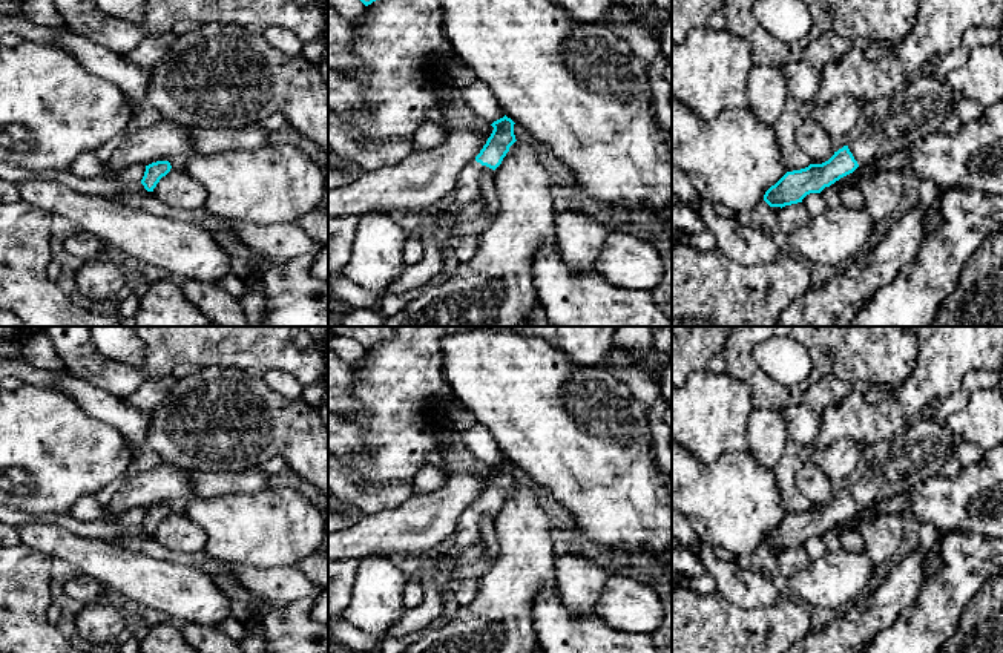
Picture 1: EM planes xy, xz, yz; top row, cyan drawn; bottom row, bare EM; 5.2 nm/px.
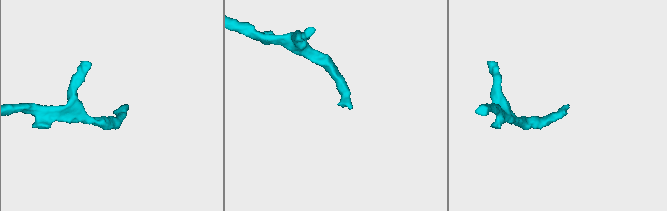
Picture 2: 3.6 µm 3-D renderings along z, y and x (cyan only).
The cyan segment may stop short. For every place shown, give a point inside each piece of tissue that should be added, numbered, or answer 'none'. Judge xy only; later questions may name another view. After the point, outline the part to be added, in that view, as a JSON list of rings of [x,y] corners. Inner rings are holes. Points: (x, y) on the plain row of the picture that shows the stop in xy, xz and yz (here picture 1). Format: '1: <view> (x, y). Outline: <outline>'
none

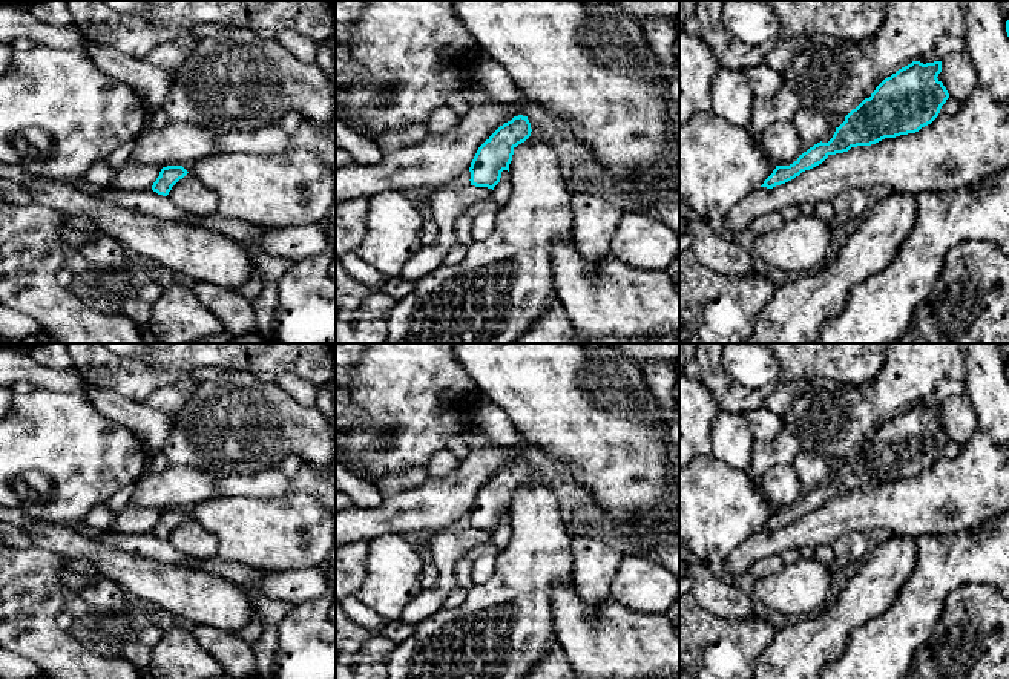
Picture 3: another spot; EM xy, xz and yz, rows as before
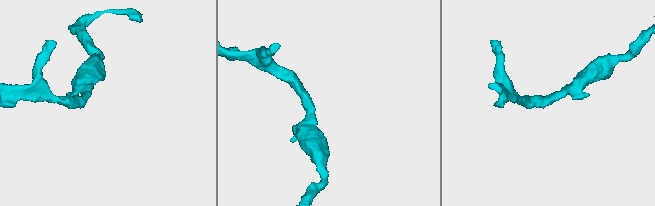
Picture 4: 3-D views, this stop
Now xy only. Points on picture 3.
none

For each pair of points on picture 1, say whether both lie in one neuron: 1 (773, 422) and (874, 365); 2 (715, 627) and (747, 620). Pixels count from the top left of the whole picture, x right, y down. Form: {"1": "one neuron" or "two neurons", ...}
{"1": "two neurons", "2": "one neuron"}

